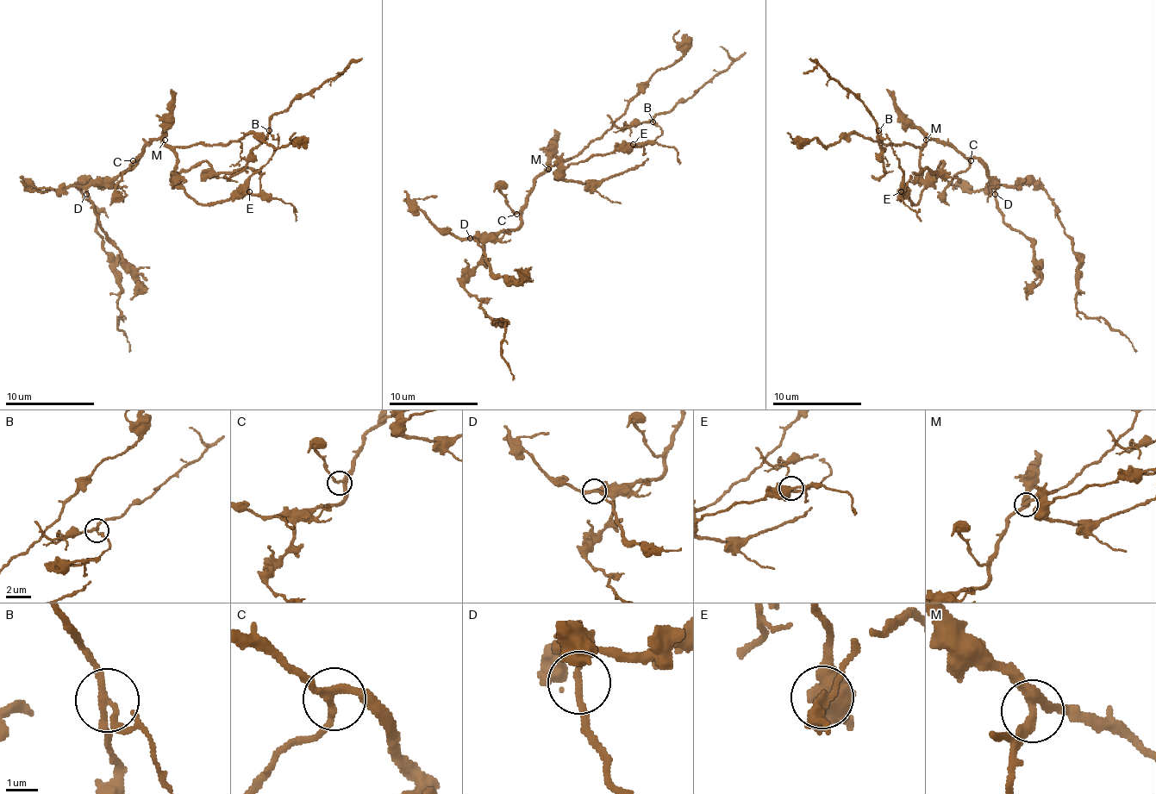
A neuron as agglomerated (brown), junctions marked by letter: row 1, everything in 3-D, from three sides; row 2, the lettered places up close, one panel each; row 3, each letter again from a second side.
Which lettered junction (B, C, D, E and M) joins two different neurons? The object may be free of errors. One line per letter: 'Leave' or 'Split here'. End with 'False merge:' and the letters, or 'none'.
B: Split here
C: Leave
D: Leave
E: Leave
M: Leave
False merge: B

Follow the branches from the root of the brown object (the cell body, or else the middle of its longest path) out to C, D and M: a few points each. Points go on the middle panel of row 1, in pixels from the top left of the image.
C: (534, 180), (534, 189), (516, 214)
D: (534, 180), (534, 189), (521, 209), (521, 222), (515, 229), (476, 234), (470, 238)
M: (534, 180), (548, 169)

